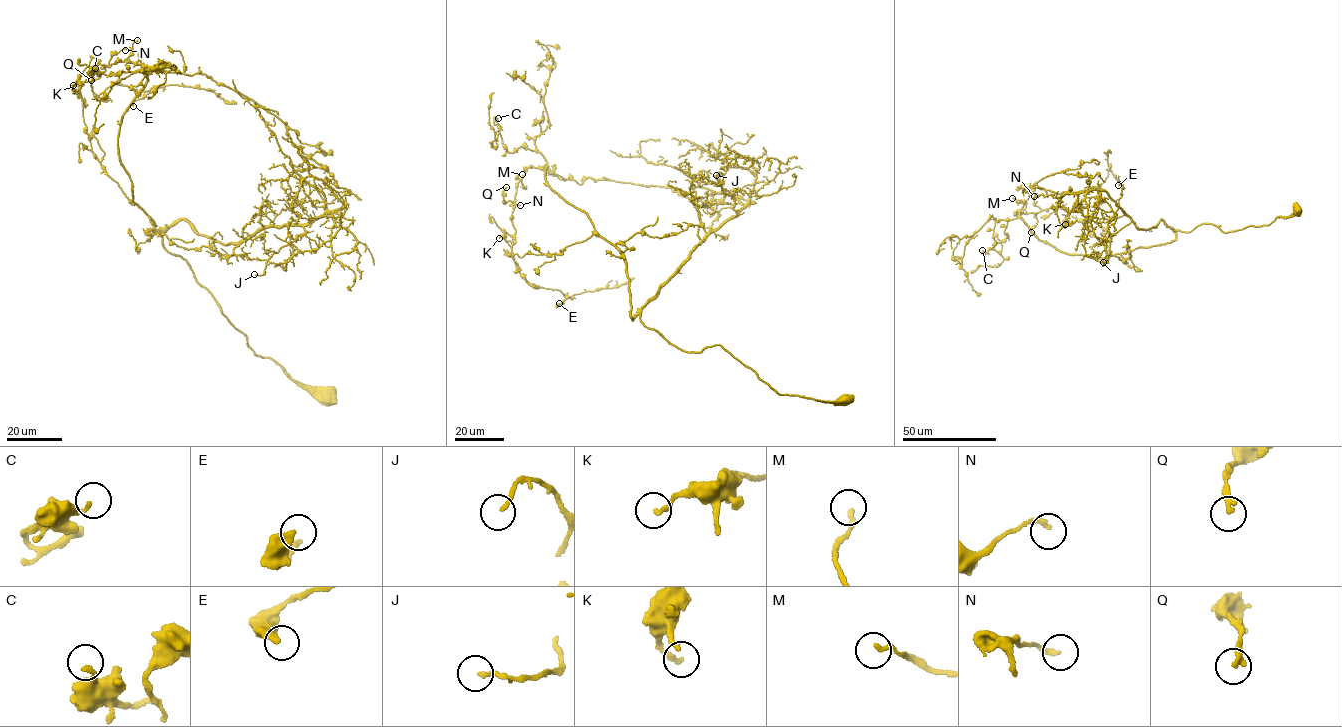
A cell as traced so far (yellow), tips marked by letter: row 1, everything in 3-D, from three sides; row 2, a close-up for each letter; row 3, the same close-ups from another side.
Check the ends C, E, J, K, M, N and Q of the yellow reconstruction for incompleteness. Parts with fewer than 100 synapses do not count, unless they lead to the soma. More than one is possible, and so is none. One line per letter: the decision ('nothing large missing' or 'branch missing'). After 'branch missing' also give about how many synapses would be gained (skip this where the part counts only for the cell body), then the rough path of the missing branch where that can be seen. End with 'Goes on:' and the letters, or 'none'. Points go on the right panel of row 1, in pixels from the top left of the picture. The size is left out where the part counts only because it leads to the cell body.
C: nothing large missing
E: nothing large missing
J: nothing large missing
K: nothing large missing
M: nothing large missing
N: nothing large missing
Q: nothing large missing
Goes on: none

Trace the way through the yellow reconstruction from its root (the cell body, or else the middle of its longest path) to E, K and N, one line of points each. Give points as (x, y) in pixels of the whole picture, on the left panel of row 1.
E: (326, 394), (147, 239), (117, 143), (146, 71), (103, 67), (97, 95), (153, 88), (133, 106)
K: (326, 394), (256, 355), (165, 230), (147, 239), (156, 225), (117, 143), (144, 67), (73, 85)
N: (326, 394), (256, 355), (165, 230), (147, 239), (156, 225), (117, 143), (146, 71), (108, 65), (125, 50)

